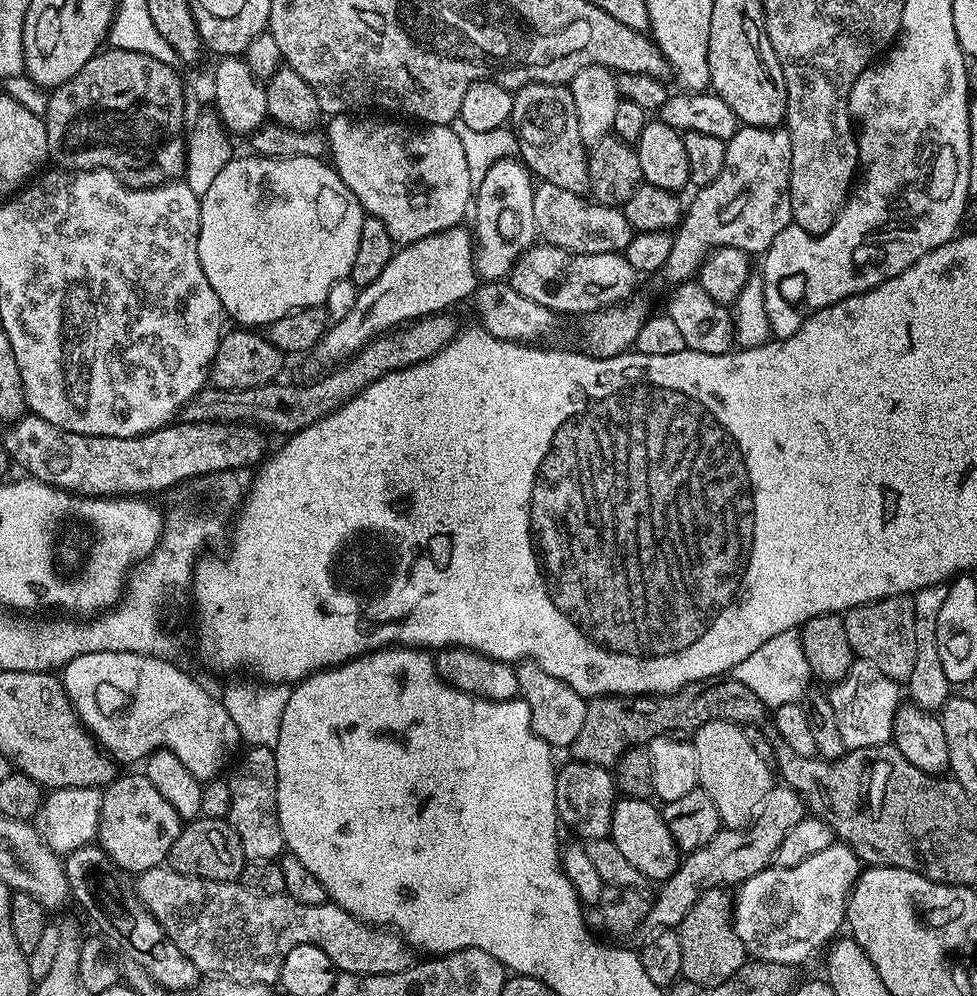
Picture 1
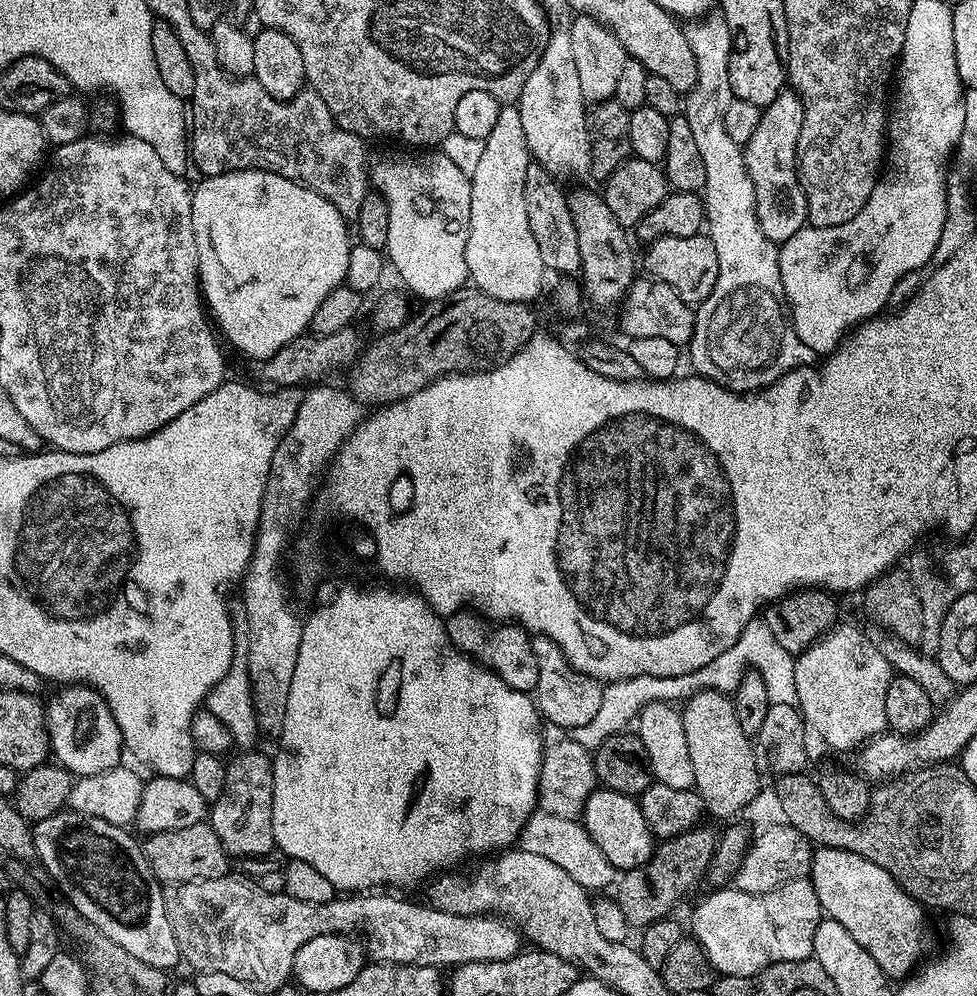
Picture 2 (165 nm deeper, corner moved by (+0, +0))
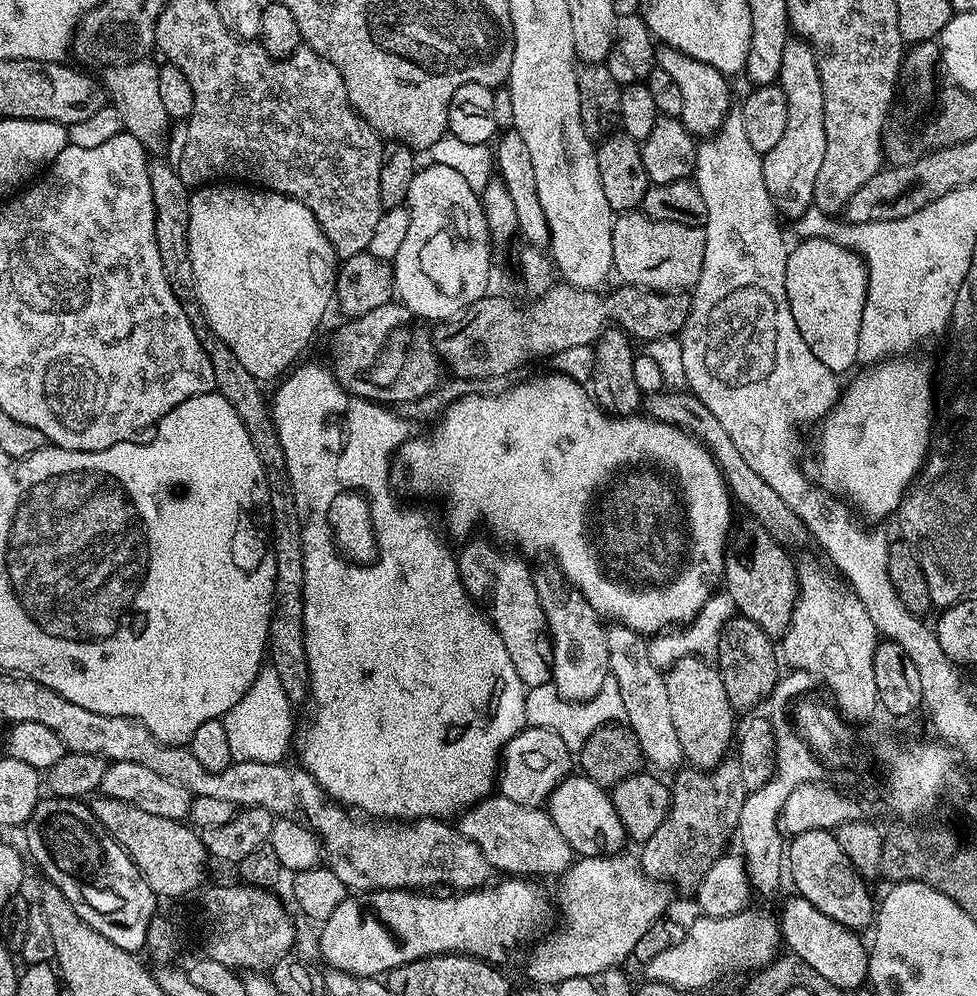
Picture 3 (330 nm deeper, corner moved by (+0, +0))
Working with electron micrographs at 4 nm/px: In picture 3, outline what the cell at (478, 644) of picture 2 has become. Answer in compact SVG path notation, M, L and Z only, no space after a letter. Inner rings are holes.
M469 539L465 543L469 544L456 556L462 586L469 596L488 600L486 615L498 630L502 646L506 646L506 654L510 654L510 662L514 662L514 670L518 670L518 678L522 678L525 689L549 683L552 678L552 637L548 635L546 614L540 605L533 569L528 569L527 562L519 560L524 558L515 551L491 539L476 539Z

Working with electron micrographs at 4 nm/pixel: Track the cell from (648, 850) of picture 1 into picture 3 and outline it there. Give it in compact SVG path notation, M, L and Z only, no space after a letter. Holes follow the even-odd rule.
M568 776L548 797L546 811L554 826L558 826L558 834L570 842L577 857L611 856L619 853L623 849L620 847L626 844L622 818L618 818L618 812L614 810L611 795L588 776Z

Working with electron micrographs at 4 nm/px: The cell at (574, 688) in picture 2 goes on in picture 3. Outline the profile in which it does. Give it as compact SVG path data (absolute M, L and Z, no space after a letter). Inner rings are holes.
M537 567L534 572L540 605L546 614L548 635L552 637L551 683L556 685L558 694L562 694L562 698L577 702L592 700L594 694L598 694L598 690L602 690L602 686L610 674L608 670L610 650L606 646L606 626L602 617L590 606L590 602L586 602L586 598L564 579L564 574L559 567L551 567L540 569Z

